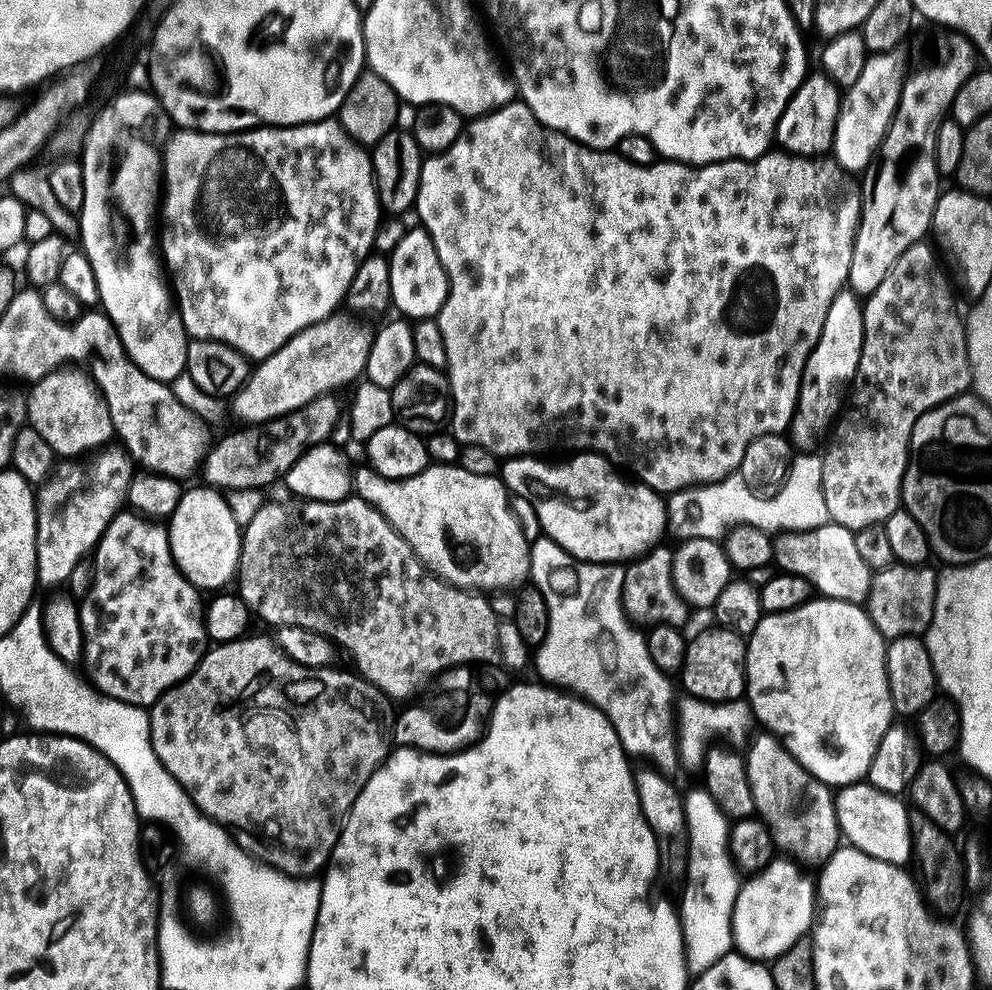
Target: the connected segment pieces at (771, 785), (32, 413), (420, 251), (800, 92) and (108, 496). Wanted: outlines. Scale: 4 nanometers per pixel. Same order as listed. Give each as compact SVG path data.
M760 730L760 733L756 737L754 736L747 741L746 749L748 748L748 752L745 751L743 757L746 766L746 778L750 782L750 794L754 794L755 815L770 830L773 845L779 851L781 848L784 851L781 853L785 857L804 866L809 866L808 864L823 865L824 861L830 858L830 854L834 854L834 850L841 847L842 844L840 827L836 821L836 801L833 789L818 778L814 778L814 774L807 772L786 751L784 743L777 736L773 736L767 730Z
M65 366L58 368L54 372L46 374L41 380L35 381L29 387L32 389L27 389L26 392L28 402L27 423L34 430L38 430L38 434L42 434L42 438L46 438L46 442L52 448L53 453L60 458L83 457L80 456L83 452L89 451L88 453L91 453L93 450L99 449L105 442L111 441L114 436L112 419L100 389L97 388L96 383L92 381L91 375L87 371L81 370L79 372L76 368L79 367Z
M423 226L409 228L402 242L394 246L387 261L390 266L391 307L397 308L401 317L412 322L435 318L448 297L448 275L438 258L438 250L434 250L434 242L427 230Z
M813 71L804 77L802 86L798 86L790 98L776 127L775 143L794 156L823 157L831 153L836 125L840 122L841 105L841 89L823 71Z
M104 446L91 457L89 464L84 462L60 462L55 465L54 475L39 485L36 497L36 579L41 585L63 585L70 578L74 566L85 559L95 549L102 538L106 526L125 507L128 487L134 475L134 461L123 447Z

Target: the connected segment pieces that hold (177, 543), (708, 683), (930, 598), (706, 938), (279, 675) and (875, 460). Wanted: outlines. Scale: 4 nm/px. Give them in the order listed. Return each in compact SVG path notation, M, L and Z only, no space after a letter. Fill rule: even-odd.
M199 486L181 491L178 506L174 506L171 516L167 517L168 541L170 554L183 576L201 593L212 594L224 590L228 583L237 579L240 571L240 537L242 535L241 521L236 521L232 508L228 505L229 497L223 491Z
M711 627L688 640L688 648L684 651L684 658L680 662L678 679L684 683L683 691L687 695L698 698L699 700L709 700L715 704L727 704L733 700L741 699L746 692L744 682L744 650L746 640L741 633L732 632L729 628Z
M893 562L873 575L866 611L874 626L886 638L920 636L927 633L934 614L937 569Z
M702 786L685 791L682 799L686 851L682 856L684 889L680 892L678 915L684 935L685 964L689 973L698 974L702 970L710 970L718 958L733 951L732 915L742 878L728 849L730 821L724 811Z
M239 638L225 644L216 644L205 651L198 666L182 682L178 682L162 698L158 698L150 709L150 738L154 746L154 754L162 762L164 769L184 787L189 798L196 803L201 812L205 812L211 820L217 820L229 830L237 833L245 832L248 836L257 836L264 843L268 853L262 856L263 863L271 864L280 872L297 878L312 878L323 873L328 867L328 857L332 855L334 846L340 837L340 827L354 806L358 794L362 794L362 786L378 770L380 763L388 757L394 747L392 738L392 722L394 704L363 675L355 671L339 672L336 666L311 668L294 662L271 639L248 640Z
M921 242L910 246L910 250L894 262L890 274L886 274L878 290L863 301L862 358L858 358L858 370L850 385L846 407L831 429L822 452L822 494L826 498L828 519L833 524L853 530L883 525L890 514L898 511L902 504L900 491L908 465L908 447L914 422L939 404L965 395L972 387L965 317L956 309L948 280L949 273L937 249L931 243Z

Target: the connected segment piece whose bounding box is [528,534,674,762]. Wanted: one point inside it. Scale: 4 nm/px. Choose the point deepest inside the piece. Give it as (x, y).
(592, 650)

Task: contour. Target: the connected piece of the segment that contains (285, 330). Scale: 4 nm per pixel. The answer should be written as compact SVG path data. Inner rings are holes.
M339 119L295 124L289 128L247 128L244 132L195 132L181 128L173 131L164 145L162 227L158 232L158 248L170 277L174 303L191 339L222 342L247 356L249 361L259 362L274 354L296 334L322 322L339 309L336 308L339 304L345 303L358 266L373 251L381 223L382 209L369 149L350 138Z

